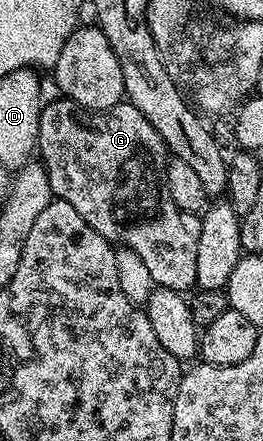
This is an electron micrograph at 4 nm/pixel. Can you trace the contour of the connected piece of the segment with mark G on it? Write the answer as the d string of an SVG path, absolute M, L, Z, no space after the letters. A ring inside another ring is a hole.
M62 96L56 97L56 99L56 102L48 101L40 112L37 147L37 158L49 176L49 188L52 195L65 200L65 204L73 204L73 208L77 208L77 212L81 212L81 220L85 220L85 224L89 224L89 228L93 228L93 232L100 234L105 241L137 252L137 256L141 256L141 264L148 266L149 276L153 276L156 287L180 292L190 291L195 286L195 277L197 276L197 240L201 237L200 215L185 212L181 208L177 208L177 204L173 204L173 196L169 196L164 174L169 161L169 151L161 140L161 136L157 136L157 130L153 128L153 124L149 124L149 120L145 120L145 116L141 116L141 112L137 112L137 108L133 108L133 104L126 100L108 110L82 110L73 100Z

